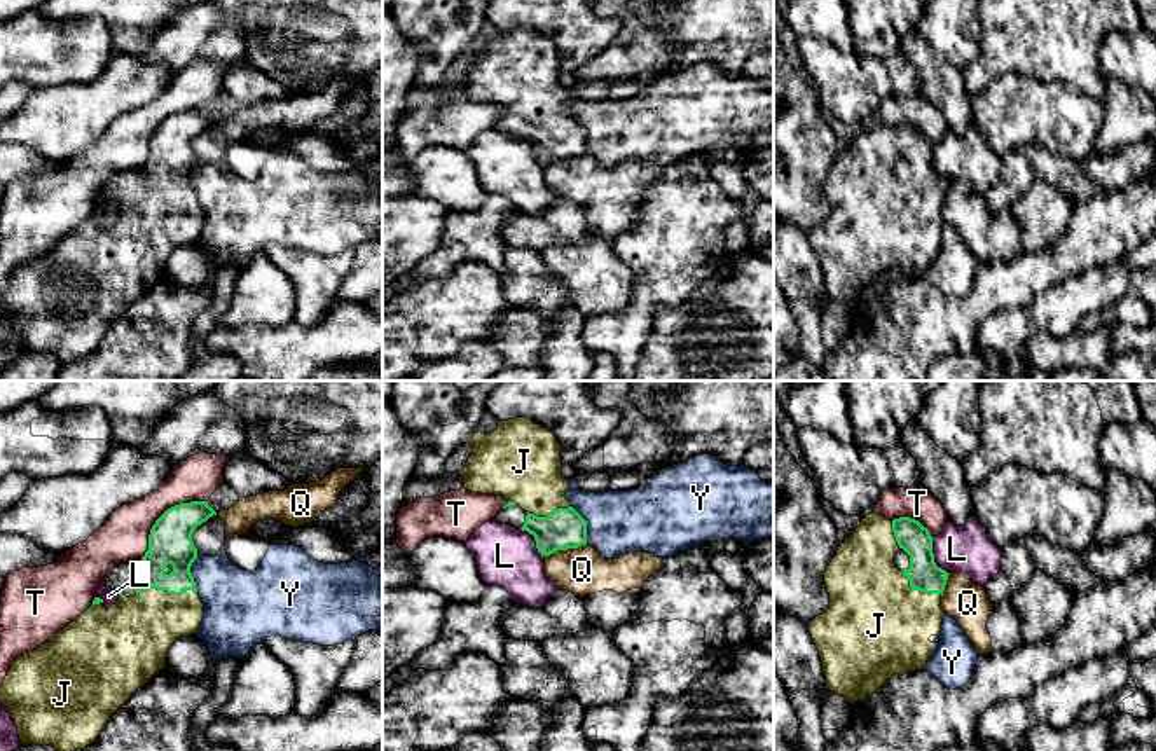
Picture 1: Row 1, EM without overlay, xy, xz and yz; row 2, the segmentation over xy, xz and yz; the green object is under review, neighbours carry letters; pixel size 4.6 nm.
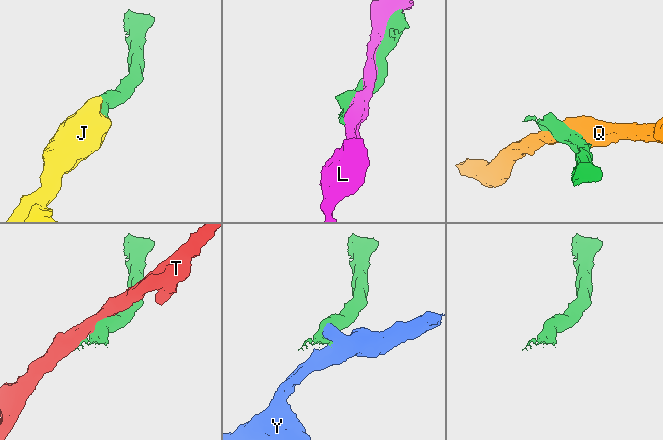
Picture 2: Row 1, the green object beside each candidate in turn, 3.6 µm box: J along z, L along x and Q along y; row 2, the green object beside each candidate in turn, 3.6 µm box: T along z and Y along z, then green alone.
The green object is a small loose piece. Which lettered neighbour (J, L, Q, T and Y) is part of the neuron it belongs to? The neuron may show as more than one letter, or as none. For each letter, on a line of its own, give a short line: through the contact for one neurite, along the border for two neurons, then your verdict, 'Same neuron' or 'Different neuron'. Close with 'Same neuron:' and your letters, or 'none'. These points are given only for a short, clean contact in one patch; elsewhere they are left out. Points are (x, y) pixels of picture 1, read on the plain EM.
J: Same neuron
L: Different neuron
Q: Different neuron
T: Different neuron
Y: Line: xy (198, 163), (191, 175), (196, 199). Different neuron
Same neuron: J

